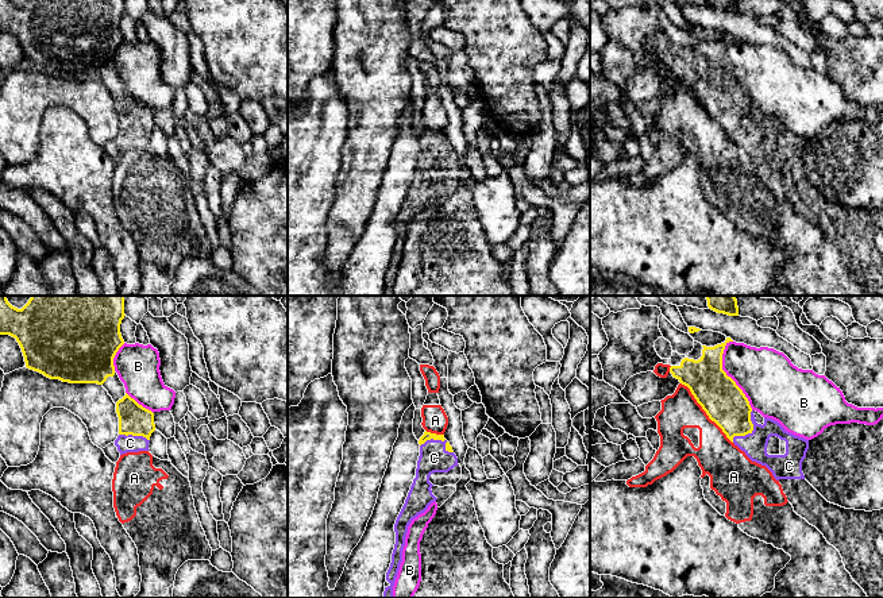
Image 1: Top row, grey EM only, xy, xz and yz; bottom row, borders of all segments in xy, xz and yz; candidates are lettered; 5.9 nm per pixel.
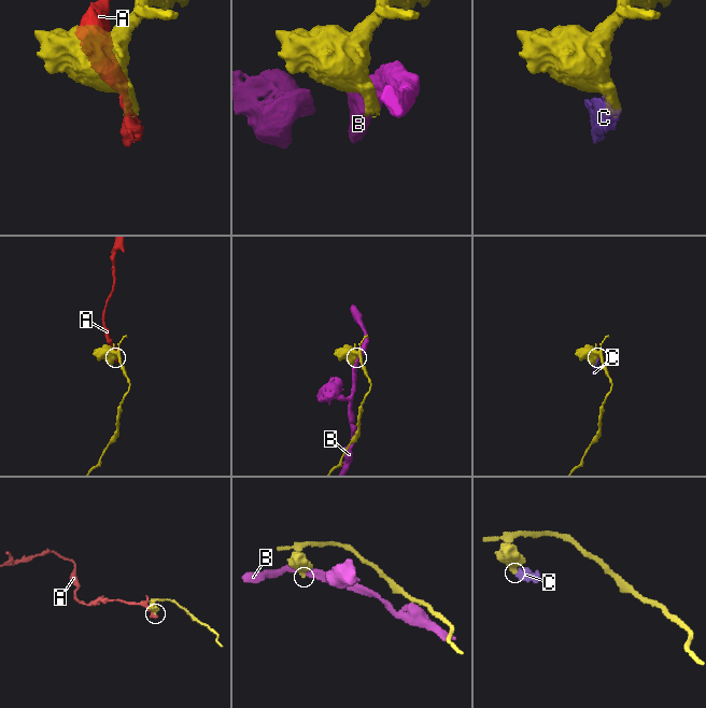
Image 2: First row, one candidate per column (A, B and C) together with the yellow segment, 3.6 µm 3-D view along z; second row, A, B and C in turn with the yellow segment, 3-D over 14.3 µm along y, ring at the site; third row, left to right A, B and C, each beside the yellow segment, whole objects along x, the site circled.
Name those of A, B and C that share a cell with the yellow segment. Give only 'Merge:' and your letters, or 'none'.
Merge: C

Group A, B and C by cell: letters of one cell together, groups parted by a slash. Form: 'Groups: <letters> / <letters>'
Groups: A / B / C

